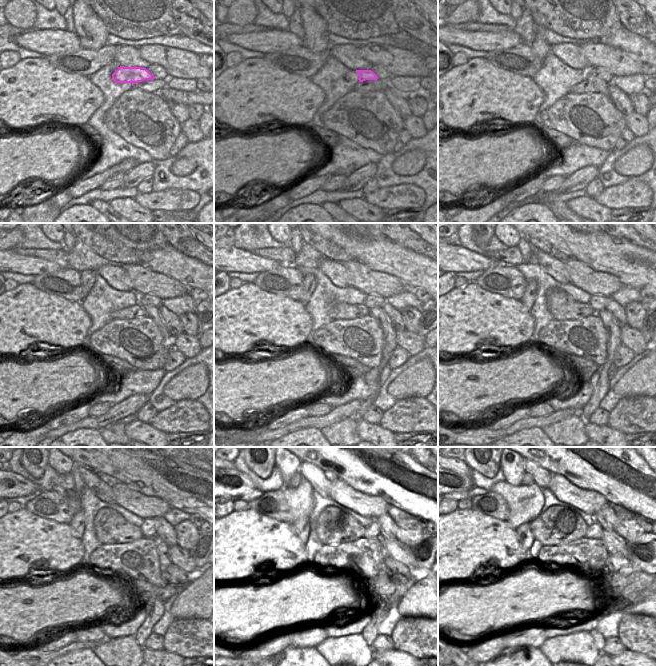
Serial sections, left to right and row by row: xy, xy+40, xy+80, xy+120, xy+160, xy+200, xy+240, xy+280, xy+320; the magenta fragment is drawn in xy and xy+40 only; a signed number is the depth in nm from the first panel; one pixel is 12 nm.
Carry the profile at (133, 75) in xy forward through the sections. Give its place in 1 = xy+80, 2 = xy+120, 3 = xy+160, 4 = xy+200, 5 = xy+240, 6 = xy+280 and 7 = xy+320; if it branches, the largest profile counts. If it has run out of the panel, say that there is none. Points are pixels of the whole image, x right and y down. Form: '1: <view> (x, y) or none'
1: xy+80 (601, 86)
2: xy+120 (153, 312)
3: xy+160 (372, 377)
4: xy+200 (600, 379)
5: xy+240 (154, 609)
6: xy+280 (379, 613)
7: xy+320 (599, 639)

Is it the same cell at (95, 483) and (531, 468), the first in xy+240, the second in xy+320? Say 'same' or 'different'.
same

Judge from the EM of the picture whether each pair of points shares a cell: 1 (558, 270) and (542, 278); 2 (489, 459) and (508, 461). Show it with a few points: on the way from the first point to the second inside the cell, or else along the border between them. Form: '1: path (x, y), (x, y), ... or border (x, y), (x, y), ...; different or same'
1: border (535, 255), (536, 262), (549, 275), (568, 283); different
2: border (501, 457), (499, 468); different

